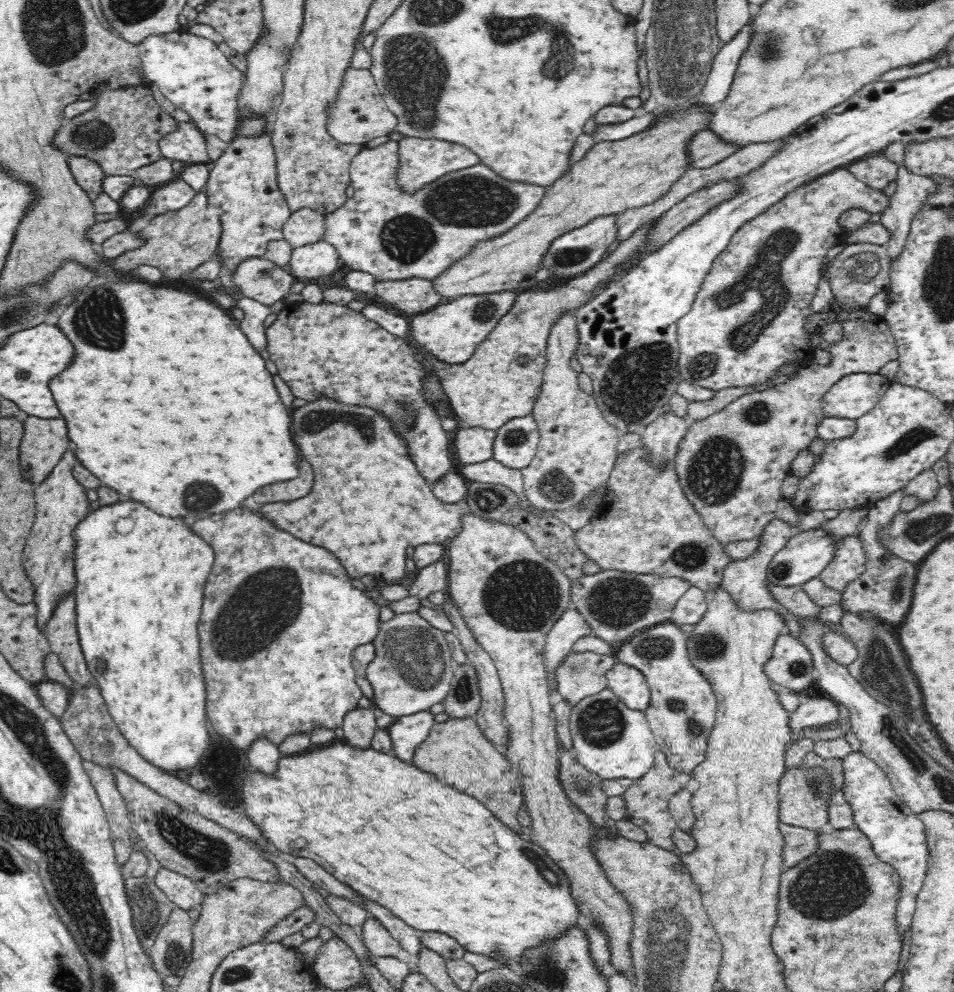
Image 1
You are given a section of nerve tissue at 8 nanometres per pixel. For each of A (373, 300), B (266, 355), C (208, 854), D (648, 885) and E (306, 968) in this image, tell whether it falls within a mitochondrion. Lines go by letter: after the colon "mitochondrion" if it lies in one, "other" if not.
A: other
B: other
C: mitochondrion
D: other
E: other

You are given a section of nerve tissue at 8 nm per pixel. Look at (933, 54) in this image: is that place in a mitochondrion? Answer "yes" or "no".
no

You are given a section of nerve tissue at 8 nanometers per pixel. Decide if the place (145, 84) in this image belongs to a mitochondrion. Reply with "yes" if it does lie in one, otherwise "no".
no

